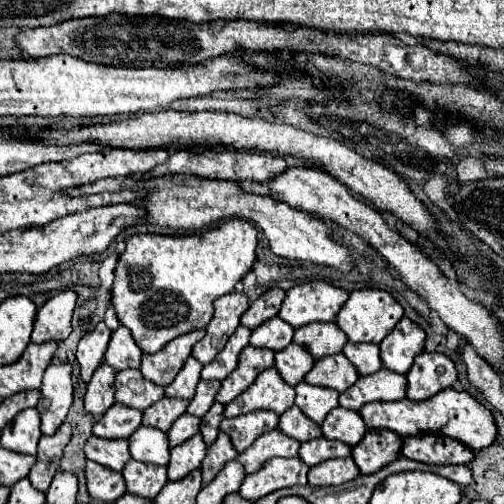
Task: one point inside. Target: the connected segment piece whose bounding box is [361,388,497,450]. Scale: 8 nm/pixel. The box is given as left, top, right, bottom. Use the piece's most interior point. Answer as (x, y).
(455, 413)

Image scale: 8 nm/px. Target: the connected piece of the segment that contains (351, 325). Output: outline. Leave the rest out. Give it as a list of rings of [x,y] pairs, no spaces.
[[[369,288],[369,290],[351,292],[345,306],[339,310],[335,322],[347,334],[349,342],[355,342],[355,344],[359,344],[359,342],[375,342],[375,344],[379,344],[395,328],[395,324],[401,318],[403,318],[403,308],[389,292]]]

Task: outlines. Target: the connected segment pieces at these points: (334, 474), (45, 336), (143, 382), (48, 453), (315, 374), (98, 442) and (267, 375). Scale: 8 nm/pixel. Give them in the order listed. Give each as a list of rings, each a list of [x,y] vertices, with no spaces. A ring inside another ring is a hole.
[[[333,458],[317,464],[309,470],[311,486],[339,486],[359,476],[359,468],[353,458]]]
[[[65,290],[49,298],[35,316],[31,342],[43,344],[49,340],[65,340],[71,334],[71,314],[75,308],[75,300],[77,294],[73,290]]]
[[[121,370],[115,376],[115,400],[145,410],[163,398],[163,388],[151,384],[139,370]]]
[[[63,422],[59,426],[59,430],[51,436],[41,436],[39,440],[39,448],[37,448],[37,462],[29,472],[29,482],[45,492],[55,476],[55,472],[59,470],[59,460],[63,456],[63,448],[71,438],[71,426],[67,422]]]
[[[333,354],[315,360],[315,366],[305,376],[305,382],[315,386],[327,386],[337,392],[345,392],[349,386],[355,384],[357,378],[359,374],[355,366],[343,354]]]
[[[91,436],[85,444],[85,456],[101,466],[121,472],[123,466],[131,460],[127,440],[107,440],[99,436]]]
[[[267,368],[243,394],[225,406],[225,416],[233,418],[253,410],[273,410],[277,414],[283,414],[293,406],[293,398],[295,390],[285,380],[281,380],[275,368]]]

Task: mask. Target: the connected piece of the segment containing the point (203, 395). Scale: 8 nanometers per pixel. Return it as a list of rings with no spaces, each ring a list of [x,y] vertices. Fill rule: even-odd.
[[[201,380],[201,382],[197,384],[197,392],[195,392],[193,400],[191,400],[189,406],[187,406],[187,412],[193,414],[193,416],[203,418],[205,412],[207,412],[207,410],[211,408],[211,404],[215,402],[215,394],[217,394],[219,386],[221,386],[221,382],[217,382],[217,380]]]

